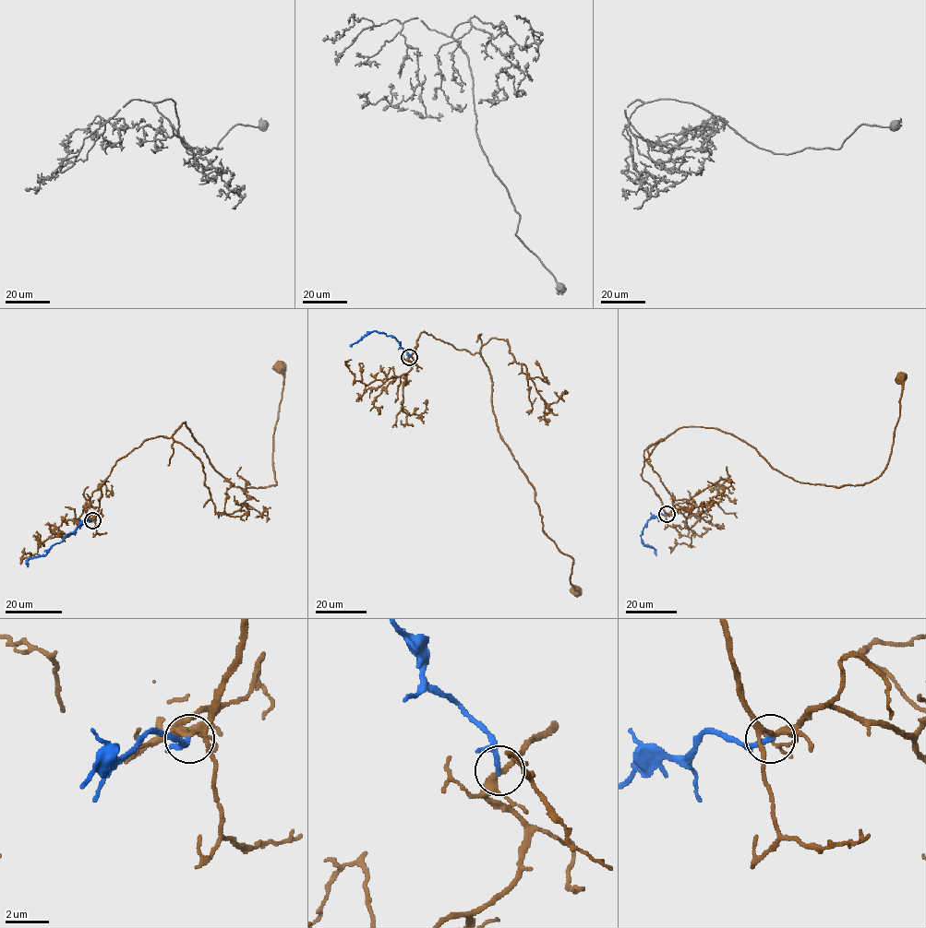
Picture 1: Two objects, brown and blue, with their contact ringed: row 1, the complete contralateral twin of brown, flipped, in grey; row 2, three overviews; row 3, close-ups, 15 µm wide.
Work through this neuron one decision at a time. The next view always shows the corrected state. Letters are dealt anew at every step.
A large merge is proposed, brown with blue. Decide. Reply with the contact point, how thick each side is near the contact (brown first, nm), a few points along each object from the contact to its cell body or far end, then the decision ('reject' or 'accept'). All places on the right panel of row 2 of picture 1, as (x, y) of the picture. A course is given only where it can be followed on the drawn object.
place (667, 514); calibres 220 and 200 nm; course brown (667, 514), (642, 477), (659, 441), (679, 428), (733, 434), (799, 482), (871, 481), (889, 458), (900, 378); course blue (667, 514), (659, 513), (650, 518), (641, 535), (642, 542), (652, 547), (655, 555); reject

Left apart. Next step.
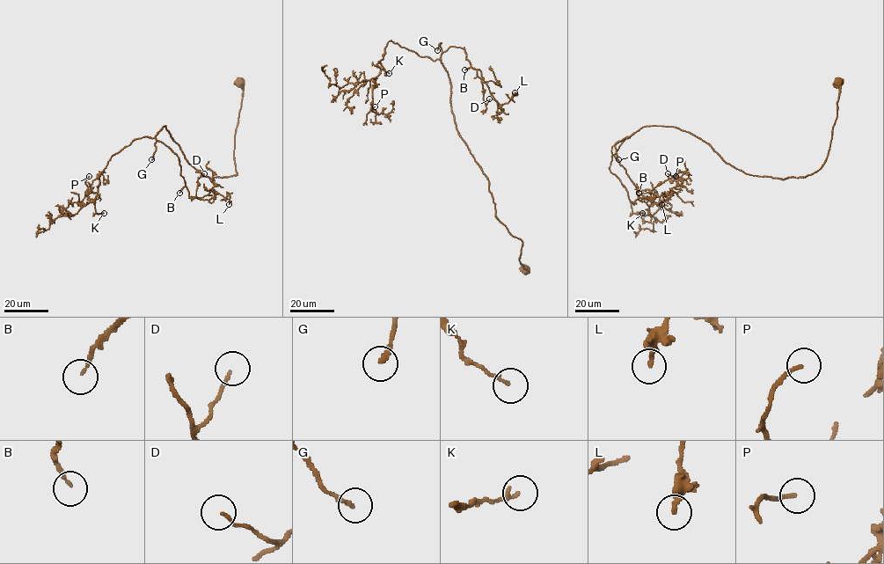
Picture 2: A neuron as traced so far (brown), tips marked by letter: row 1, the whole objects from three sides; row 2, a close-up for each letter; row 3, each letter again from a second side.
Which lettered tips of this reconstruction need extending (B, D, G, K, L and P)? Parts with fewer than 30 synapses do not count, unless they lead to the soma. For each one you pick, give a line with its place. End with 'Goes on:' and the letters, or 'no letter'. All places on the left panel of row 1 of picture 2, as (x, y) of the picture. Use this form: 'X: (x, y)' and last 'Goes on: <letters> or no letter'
B: (179, 193)
G: (151, 159)
Goes on: B, G

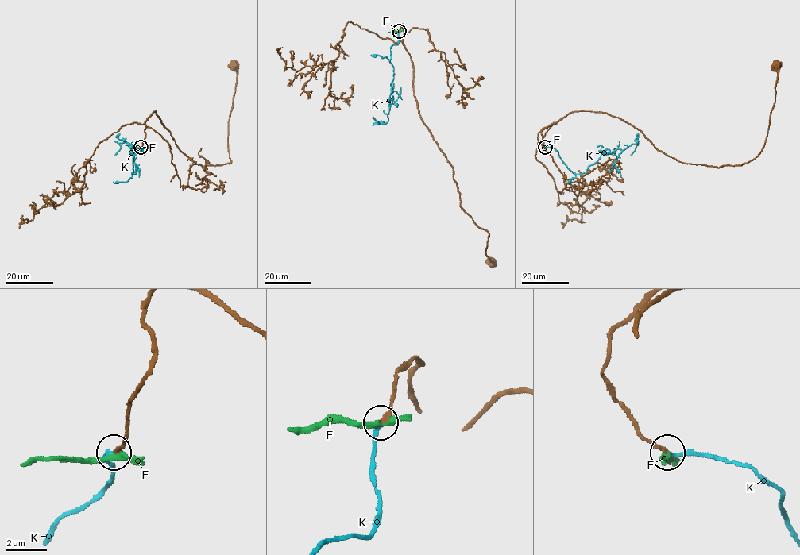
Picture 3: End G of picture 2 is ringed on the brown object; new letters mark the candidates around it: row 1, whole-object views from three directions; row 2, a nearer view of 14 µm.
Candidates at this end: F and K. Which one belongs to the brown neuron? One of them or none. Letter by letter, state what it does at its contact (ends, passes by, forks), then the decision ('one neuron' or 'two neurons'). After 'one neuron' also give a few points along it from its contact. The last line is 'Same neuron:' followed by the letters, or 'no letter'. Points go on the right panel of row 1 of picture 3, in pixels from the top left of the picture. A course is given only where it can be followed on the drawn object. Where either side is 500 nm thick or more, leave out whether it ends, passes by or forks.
F: it passes by | two neurons
K: it ends | one neuron | via (545, 147), (557, 150), (566, 166), (576, 174), (584, 173), (602, 153), (624, 150), (638, 142), (630, 154)
Same neuron: K

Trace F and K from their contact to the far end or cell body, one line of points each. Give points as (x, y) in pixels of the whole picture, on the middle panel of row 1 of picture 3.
F: (400, 31), (388, 32)
K: (399, 31), (398, 43), (390, 48), (393, 78), (388, 121), (380, 124), (373, 116)

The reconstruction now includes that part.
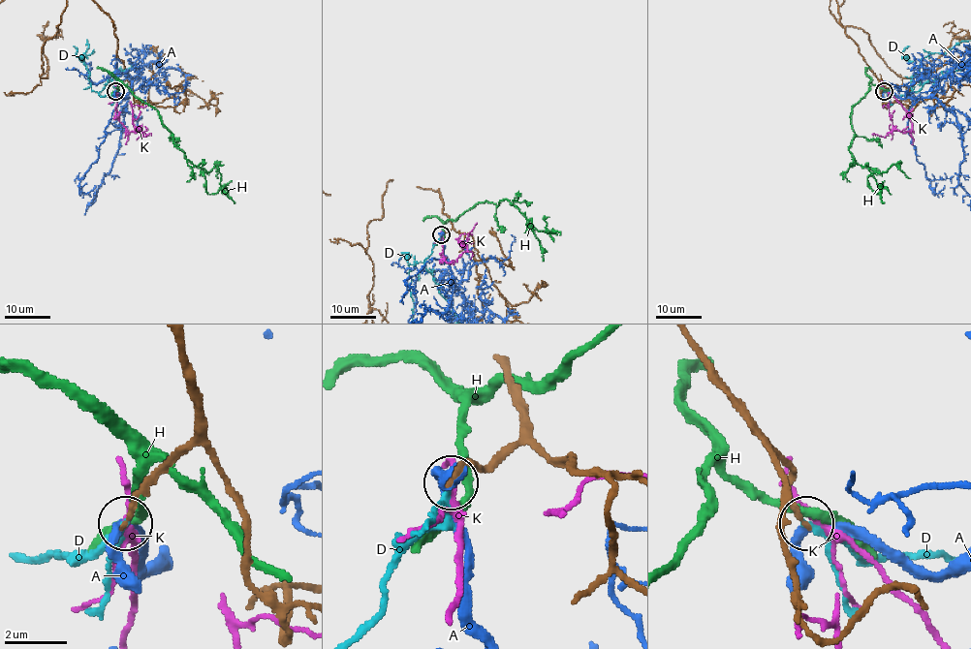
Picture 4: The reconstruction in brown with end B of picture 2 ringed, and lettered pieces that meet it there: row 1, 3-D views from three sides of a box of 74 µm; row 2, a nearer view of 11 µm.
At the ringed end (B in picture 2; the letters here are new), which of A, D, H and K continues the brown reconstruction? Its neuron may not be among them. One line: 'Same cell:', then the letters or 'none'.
Same cell: D

